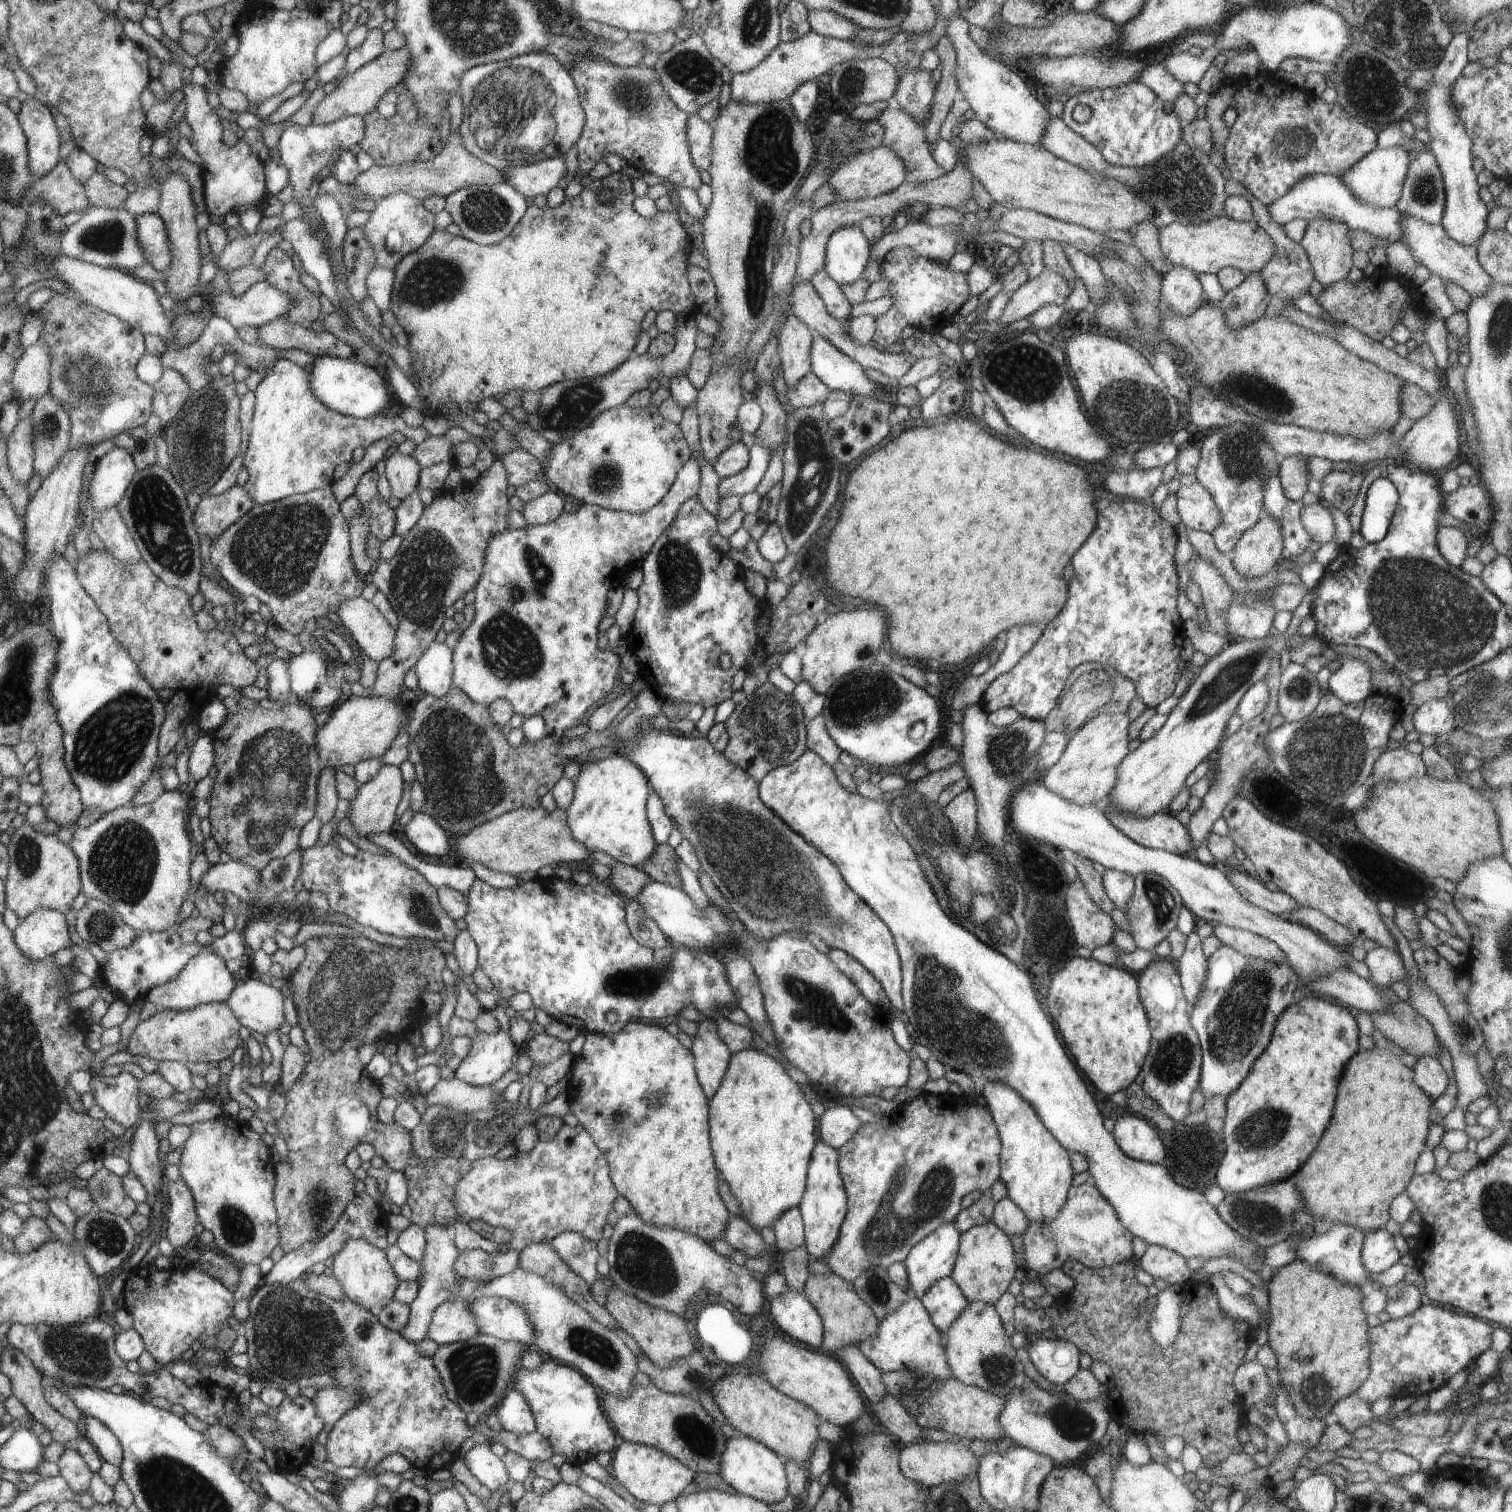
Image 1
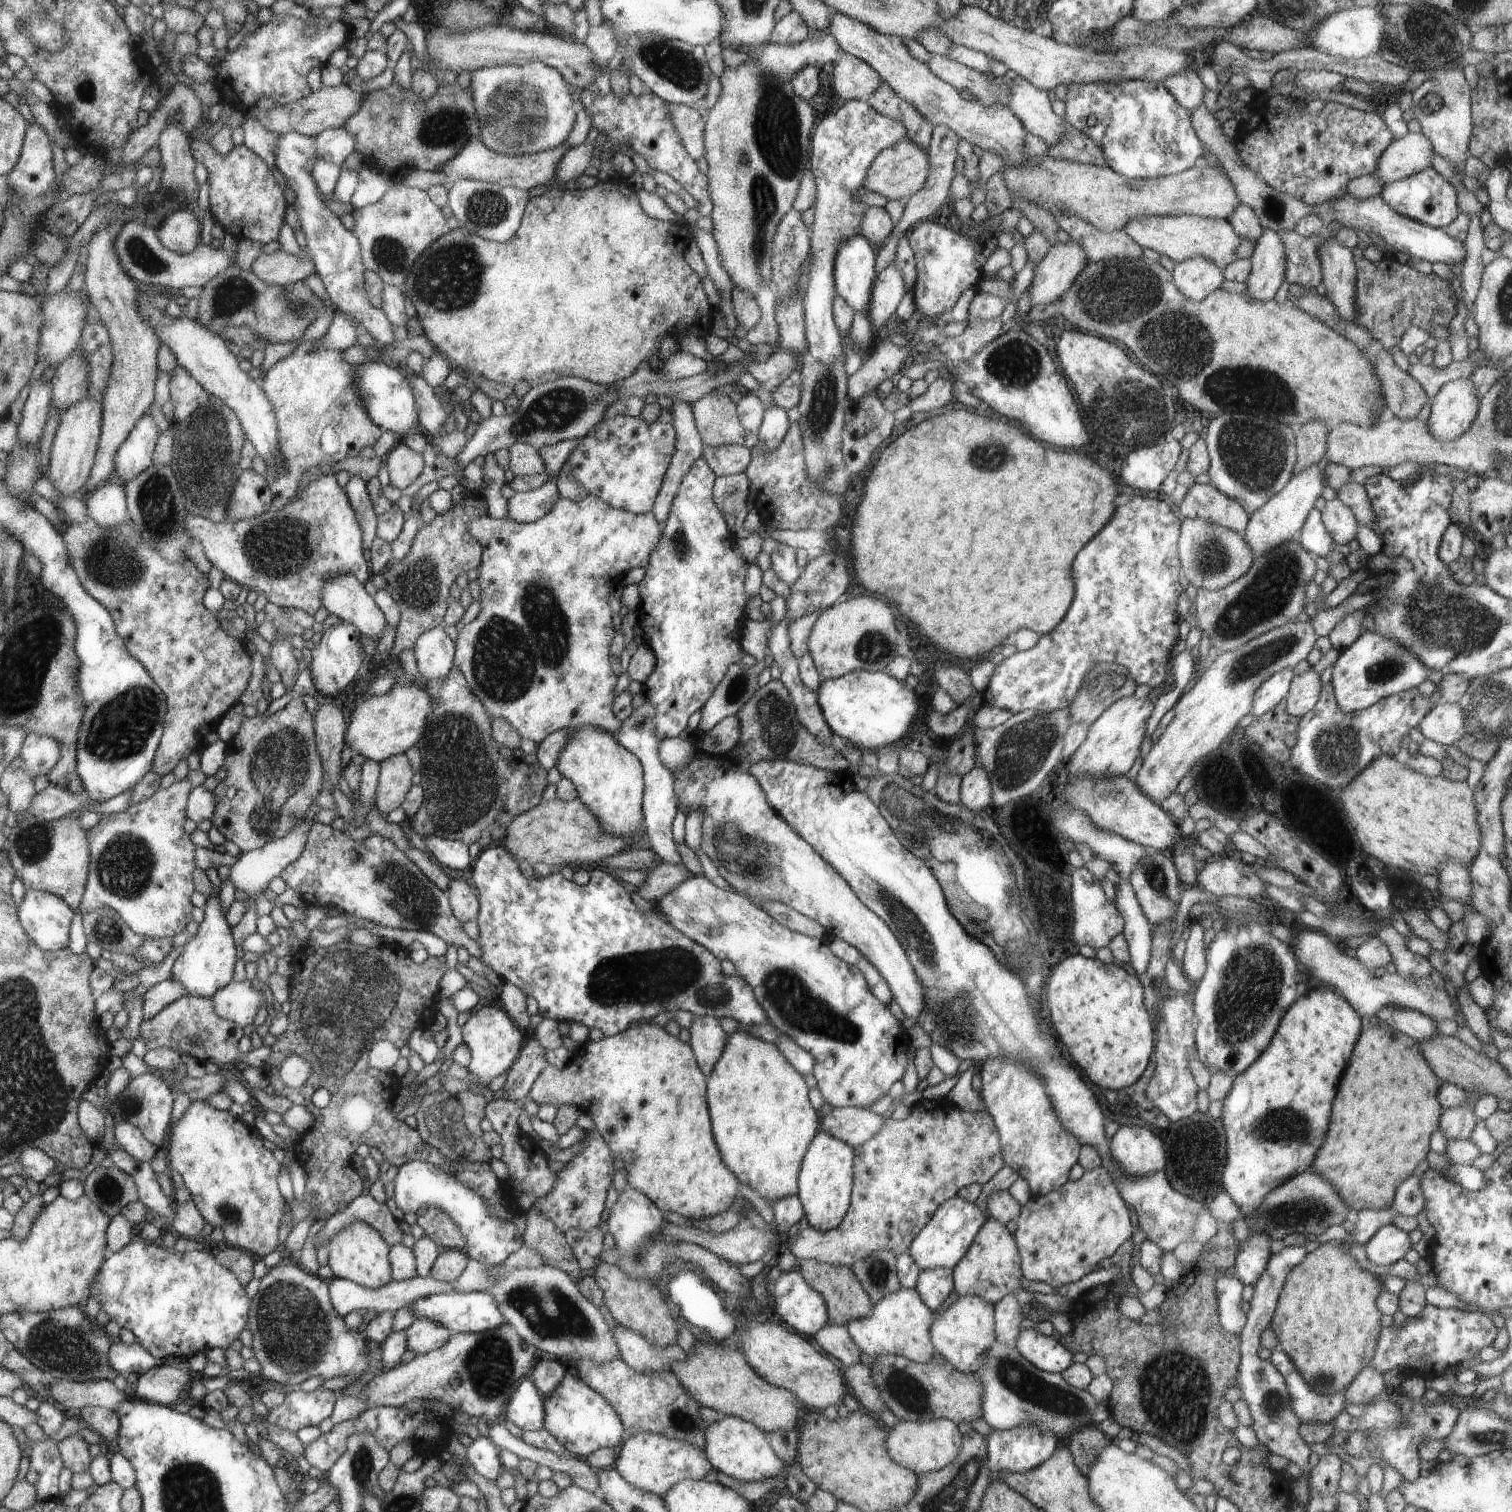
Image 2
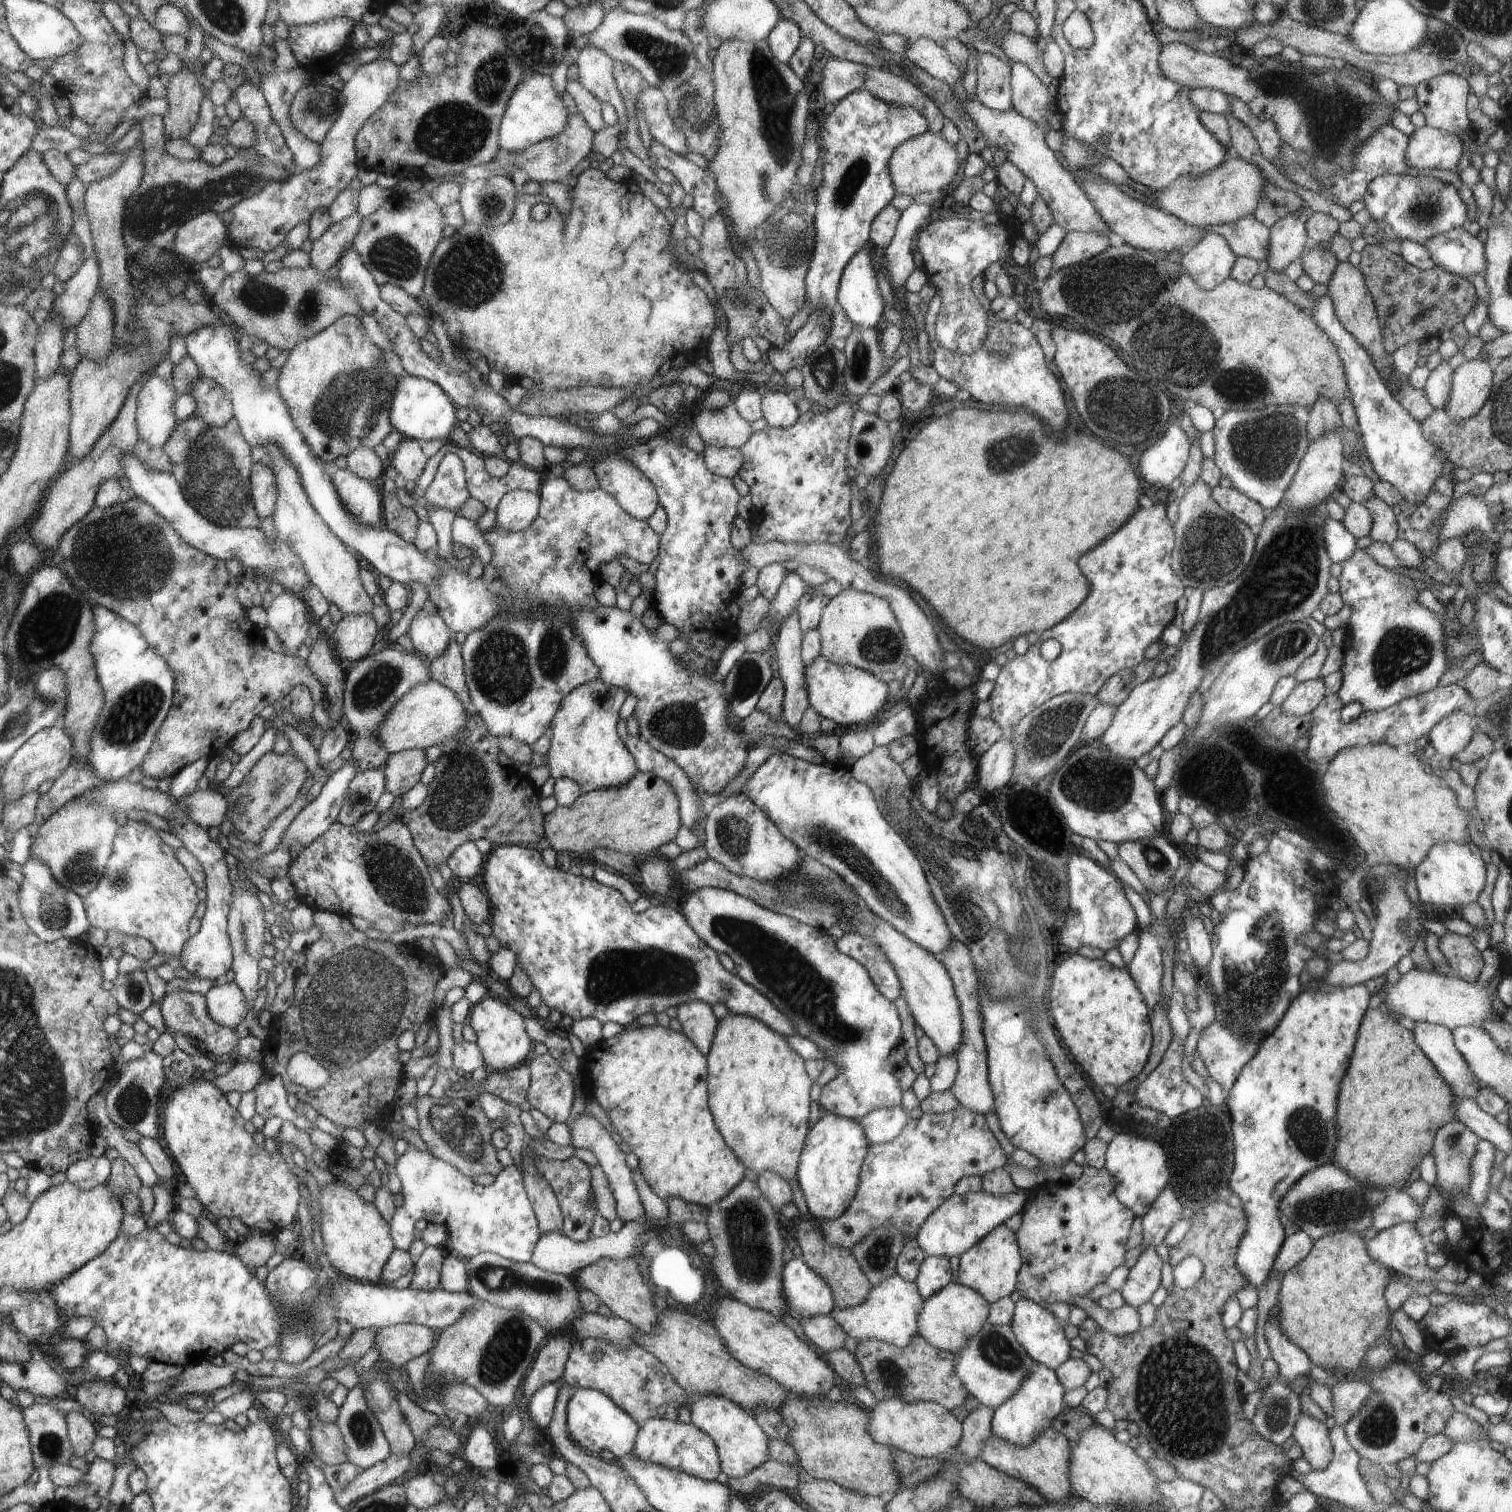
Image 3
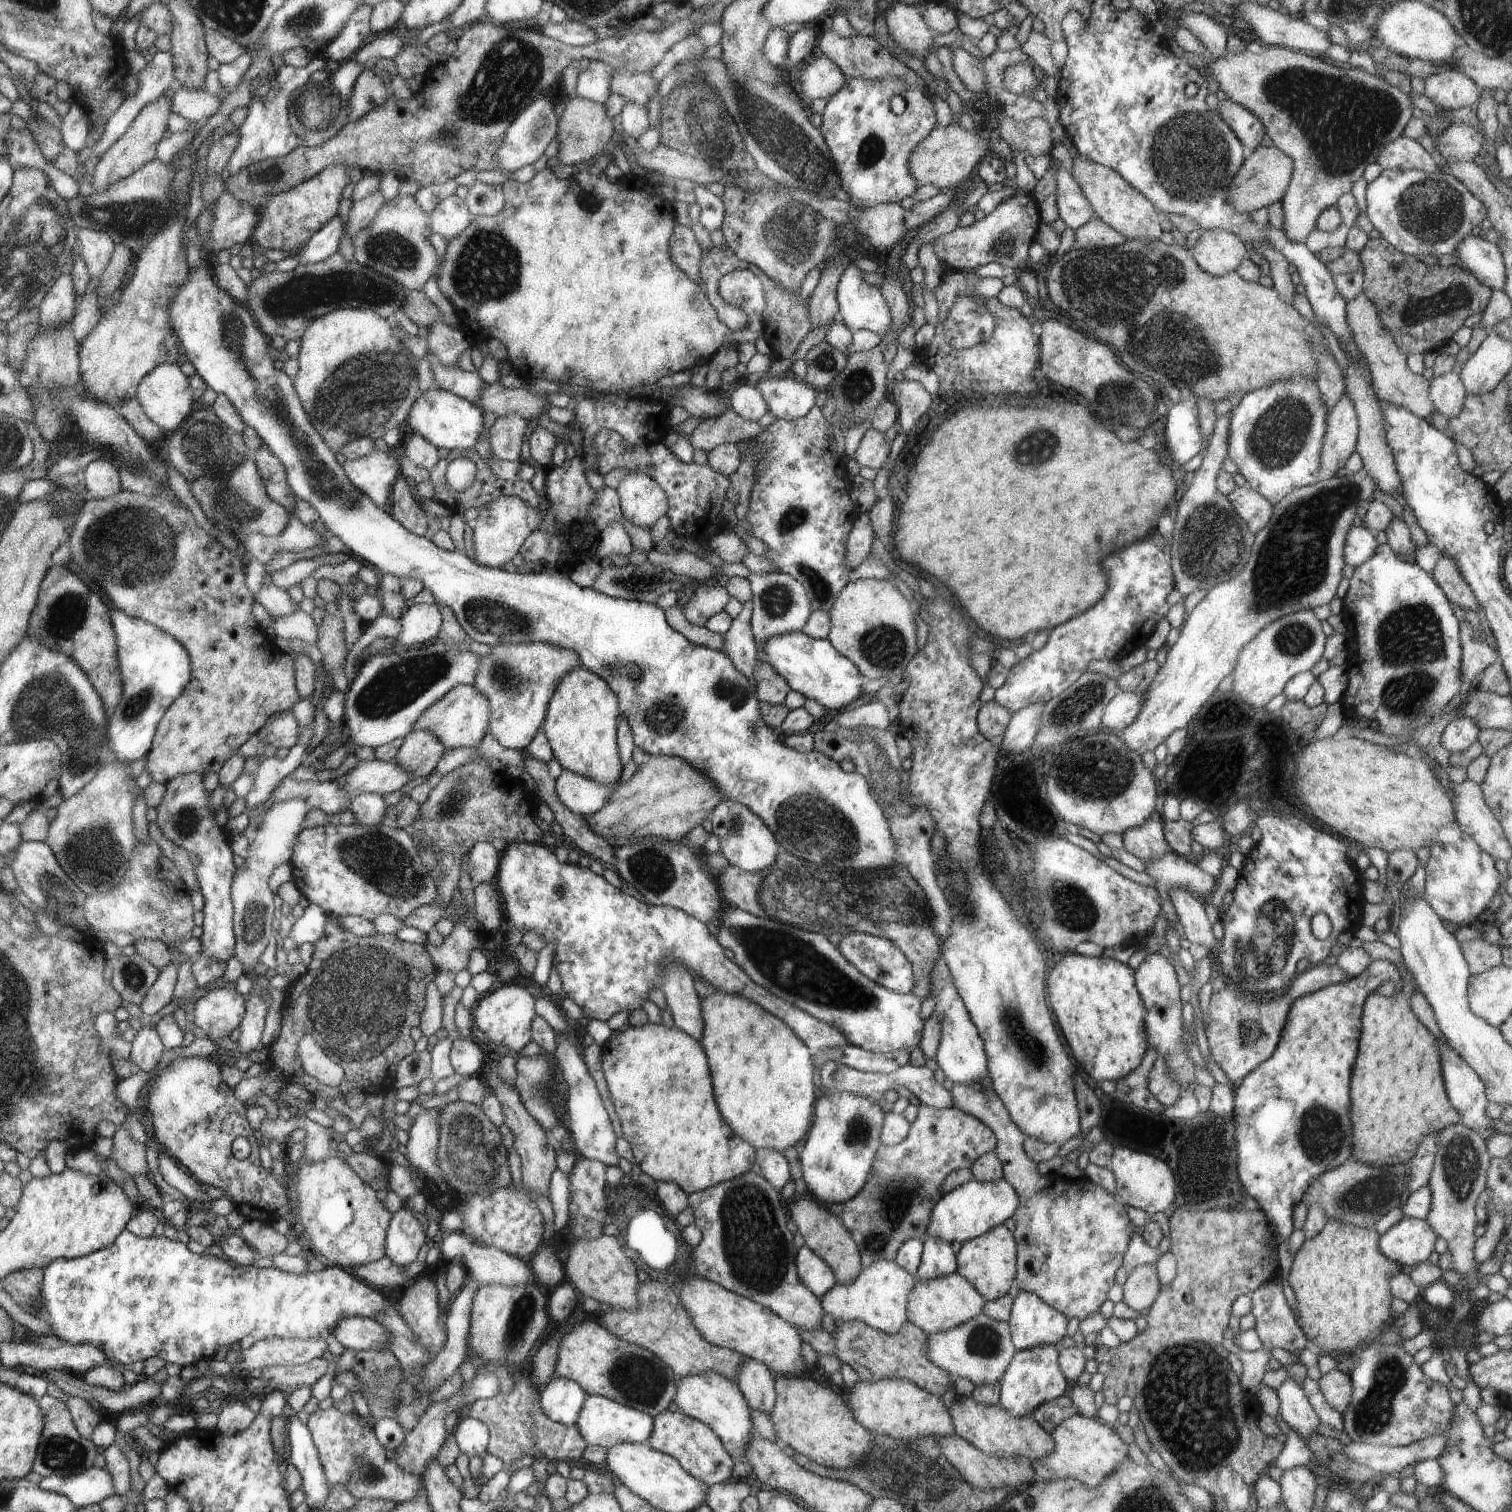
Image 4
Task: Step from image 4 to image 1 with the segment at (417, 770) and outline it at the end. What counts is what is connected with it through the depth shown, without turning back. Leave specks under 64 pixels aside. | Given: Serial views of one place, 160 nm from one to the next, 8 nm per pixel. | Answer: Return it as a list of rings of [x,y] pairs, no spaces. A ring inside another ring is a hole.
[[[386,764],[380,767],[374,778],[358,787],[356,798],[350,801],[351,805],[345,816],[350,820],[350,824],[358,836],[368,838],[389,832],[388,828],[396,820],[396,806],[402,798],[402,788],[404,788],[404,778],[402,778],[400,770],[394,765]]]

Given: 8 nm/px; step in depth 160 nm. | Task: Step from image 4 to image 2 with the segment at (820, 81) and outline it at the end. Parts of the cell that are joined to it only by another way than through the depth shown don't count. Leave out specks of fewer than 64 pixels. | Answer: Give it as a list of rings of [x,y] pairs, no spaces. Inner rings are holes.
[[[843,53],[832,74],[835,95],[842,100],[861,100],[867,102],[868,96],[878,90],[882,78],[866,62]]]

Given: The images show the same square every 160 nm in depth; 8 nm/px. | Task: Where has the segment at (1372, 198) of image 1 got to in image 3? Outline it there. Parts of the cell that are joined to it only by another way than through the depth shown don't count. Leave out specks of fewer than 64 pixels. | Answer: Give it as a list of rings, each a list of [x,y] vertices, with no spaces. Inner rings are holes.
[[[1425,125],[1409,137],[1405,160],[1415,173],[1425,170],[1453,170],[1462,159],[1463,142],[1440,130]]]

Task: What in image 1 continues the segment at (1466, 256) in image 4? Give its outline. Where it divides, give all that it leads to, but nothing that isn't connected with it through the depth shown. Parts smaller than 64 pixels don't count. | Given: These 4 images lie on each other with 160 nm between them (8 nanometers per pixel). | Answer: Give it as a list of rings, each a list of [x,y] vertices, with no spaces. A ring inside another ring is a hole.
[[[1313,174],[1295,184],[1284,196],[1267,205],[1269,217],[1272,222],[1284,226],[1294,219],[1311,221],[1315,218],[1329,218],[1341,220],[1349,229],[1360,229],[1371,232],[1380,238],[1385,238],[1389,244],[1403,241],[1403,228],[1401,227],[1401,212],[1396,208],[1381,209],[1361,200],[1353,195],[1342,178],[1336,175]]]

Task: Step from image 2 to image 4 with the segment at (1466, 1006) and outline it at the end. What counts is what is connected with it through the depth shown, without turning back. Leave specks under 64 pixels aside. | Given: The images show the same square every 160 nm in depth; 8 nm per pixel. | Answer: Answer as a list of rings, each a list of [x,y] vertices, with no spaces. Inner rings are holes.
[[[1483,939],[1466,940],[1461,943],[1461,949],[1472,975],[1502,965],[1500,947],[1498,948]]]

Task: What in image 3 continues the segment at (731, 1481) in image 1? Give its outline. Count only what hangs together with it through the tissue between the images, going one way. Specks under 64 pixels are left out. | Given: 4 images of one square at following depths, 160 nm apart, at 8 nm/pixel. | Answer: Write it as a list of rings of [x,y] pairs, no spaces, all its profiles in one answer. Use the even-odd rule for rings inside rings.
[[[690,1395],[692,1424],[706,1432],[720,1452],[721,1470],[728,1477],[744,1477],[753,1473],[769,1458],[769,1439],[756,1423],[754,1415],[733,1400],[718,1395]]]

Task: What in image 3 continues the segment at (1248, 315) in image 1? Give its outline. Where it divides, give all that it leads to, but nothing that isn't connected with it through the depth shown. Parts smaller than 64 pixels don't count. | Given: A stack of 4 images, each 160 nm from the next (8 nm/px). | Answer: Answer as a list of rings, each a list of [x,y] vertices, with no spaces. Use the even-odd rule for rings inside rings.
[[[1304,200],[1294,212],[1282,216],[1270,230],[1270,260],[1265,268],[1282,272],[1292,262],[1302,257],[1304,250],[1311,244],[1306,230],[1306,222],[1313,211]]]

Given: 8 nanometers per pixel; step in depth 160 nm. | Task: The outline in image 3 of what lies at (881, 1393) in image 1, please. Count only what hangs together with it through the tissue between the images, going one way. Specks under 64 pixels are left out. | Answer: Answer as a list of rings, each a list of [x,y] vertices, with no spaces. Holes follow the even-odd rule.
[[[831,1315],[814,1317],[795,1317],[800,1321],[804,1334],[811,1345],[822,1350],[823,1355],[845,1348],[846,1334],[844,1328]]]

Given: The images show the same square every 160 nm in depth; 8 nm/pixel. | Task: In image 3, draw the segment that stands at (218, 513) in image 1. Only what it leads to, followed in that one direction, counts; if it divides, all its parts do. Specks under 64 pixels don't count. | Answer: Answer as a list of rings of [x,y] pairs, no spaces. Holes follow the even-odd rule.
[[[254,464],[251,476],[251,499],[262,520],[276,512],[279,490],[276,476],[270,466]]]

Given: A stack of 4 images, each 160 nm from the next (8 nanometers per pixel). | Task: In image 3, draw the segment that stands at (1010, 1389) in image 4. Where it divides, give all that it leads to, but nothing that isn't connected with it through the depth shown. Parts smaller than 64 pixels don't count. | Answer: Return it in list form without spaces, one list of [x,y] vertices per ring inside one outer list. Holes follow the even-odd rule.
[[[1033,1362],[1025,1382],[1006,1403],[993,1412],[991,1432],[993,1436],[1016,1447],[1028,1447],[1065,1408],[1063,1394],[1065,1388],[1058,1380],[1055,1370],[1042,1363]]]

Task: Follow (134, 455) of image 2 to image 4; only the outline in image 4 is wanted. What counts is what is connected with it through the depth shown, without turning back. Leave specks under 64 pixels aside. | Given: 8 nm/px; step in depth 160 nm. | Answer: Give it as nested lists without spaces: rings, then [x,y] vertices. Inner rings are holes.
[[[164,363],[157,366],[142,380],[135,399],[140,403],[146,416],[164,433],[164,436],[167,436],[167,432],[171,434],[182,426],[186,417],[190,416],[196,408],[189,378],[180,371],[178,364]]]

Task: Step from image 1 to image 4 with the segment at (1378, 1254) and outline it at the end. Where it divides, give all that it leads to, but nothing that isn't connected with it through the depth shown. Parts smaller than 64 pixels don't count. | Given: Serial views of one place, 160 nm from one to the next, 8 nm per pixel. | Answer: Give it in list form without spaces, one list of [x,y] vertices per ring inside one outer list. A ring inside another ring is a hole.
[[[1402,1217],[1378,1241],[1380,1252],[1403,1271],[1428,1261],[1434,1252],[1437,1234],[1425,1220]]]

